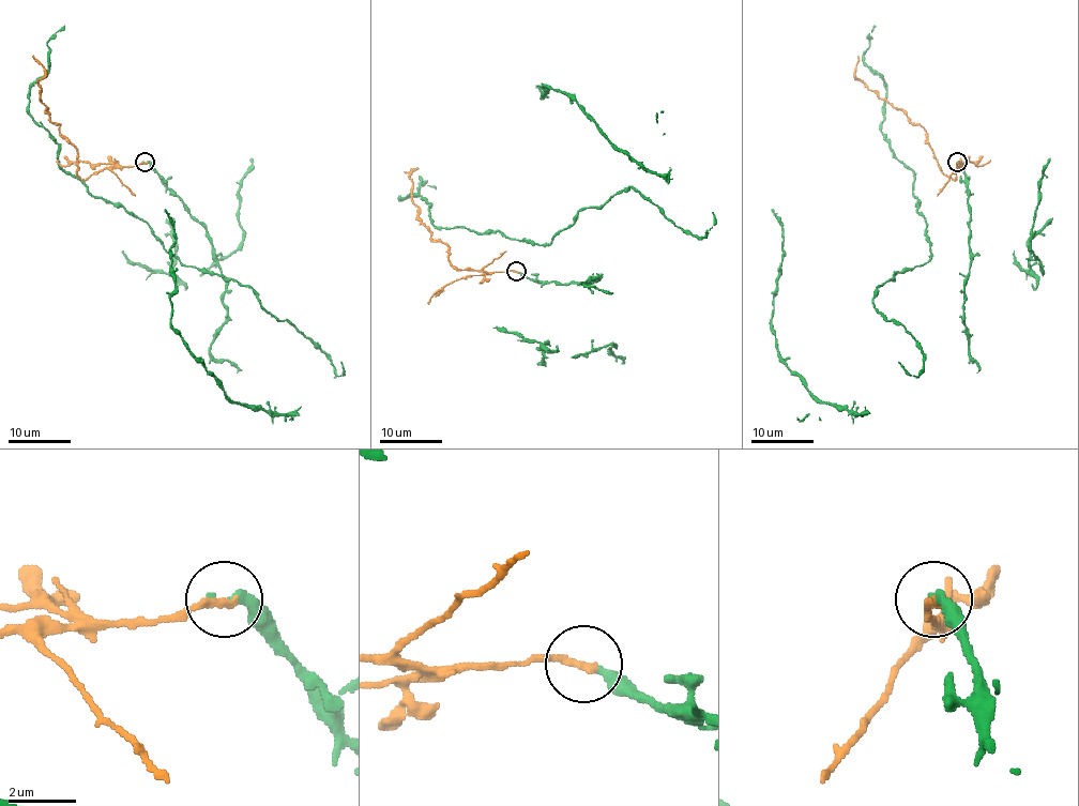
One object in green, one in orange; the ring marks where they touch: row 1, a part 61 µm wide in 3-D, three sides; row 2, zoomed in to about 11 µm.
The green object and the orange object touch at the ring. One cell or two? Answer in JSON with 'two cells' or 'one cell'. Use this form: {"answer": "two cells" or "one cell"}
{"answer": "two cells"}

